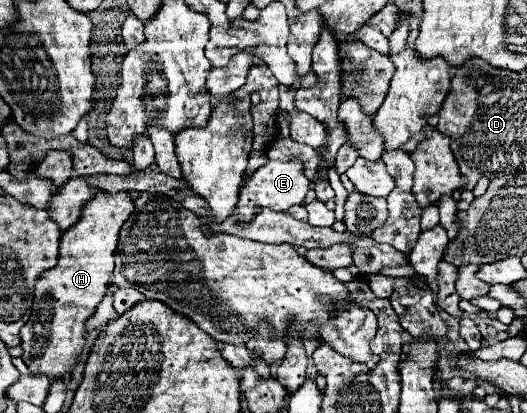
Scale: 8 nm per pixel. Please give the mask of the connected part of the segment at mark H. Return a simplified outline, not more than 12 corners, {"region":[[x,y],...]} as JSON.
{"region":[[126,192],[62,234],[22,326],[32,374],[70,378],[114,270]]}

